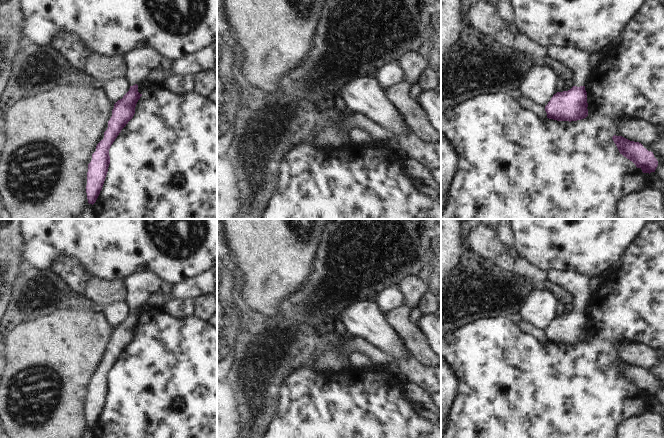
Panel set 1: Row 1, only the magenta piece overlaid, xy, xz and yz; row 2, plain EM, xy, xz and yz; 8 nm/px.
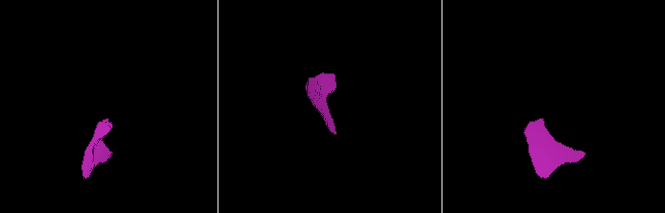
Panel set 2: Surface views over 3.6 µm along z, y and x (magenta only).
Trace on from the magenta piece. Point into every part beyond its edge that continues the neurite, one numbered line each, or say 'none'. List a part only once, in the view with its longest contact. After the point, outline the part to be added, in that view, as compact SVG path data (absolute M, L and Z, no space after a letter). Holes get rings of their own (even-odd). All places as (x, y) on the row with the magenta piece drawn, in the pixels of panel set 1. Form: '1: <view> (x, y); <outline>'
1: xy (141, 62); M137 48L124 57L128 67L128 83L130 86L137 84L138 92L143 94L140 84L154 69L160 67L162 56L152 48Z

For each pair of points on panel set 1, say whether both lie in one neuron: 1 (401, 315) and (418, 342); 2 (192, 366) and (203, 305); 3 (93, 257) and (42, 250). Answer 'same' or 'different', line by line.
1: same
2: different
3: same

